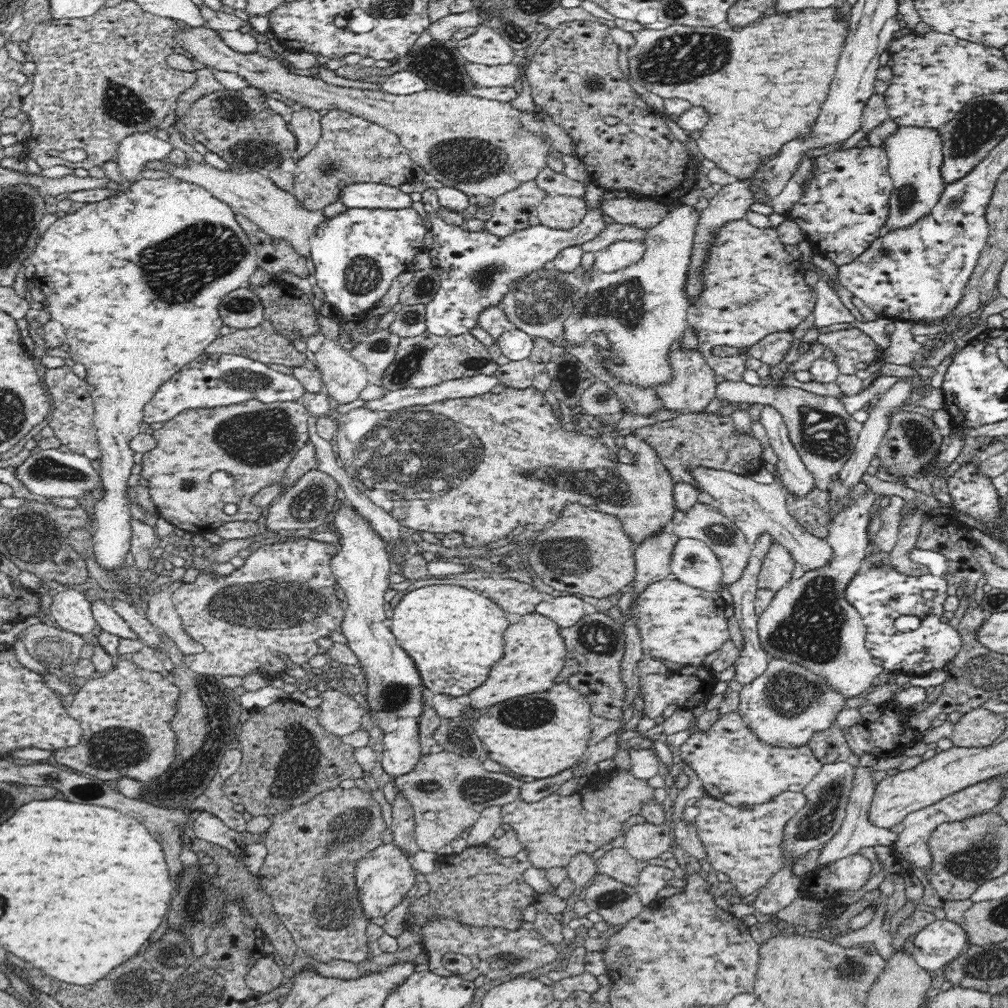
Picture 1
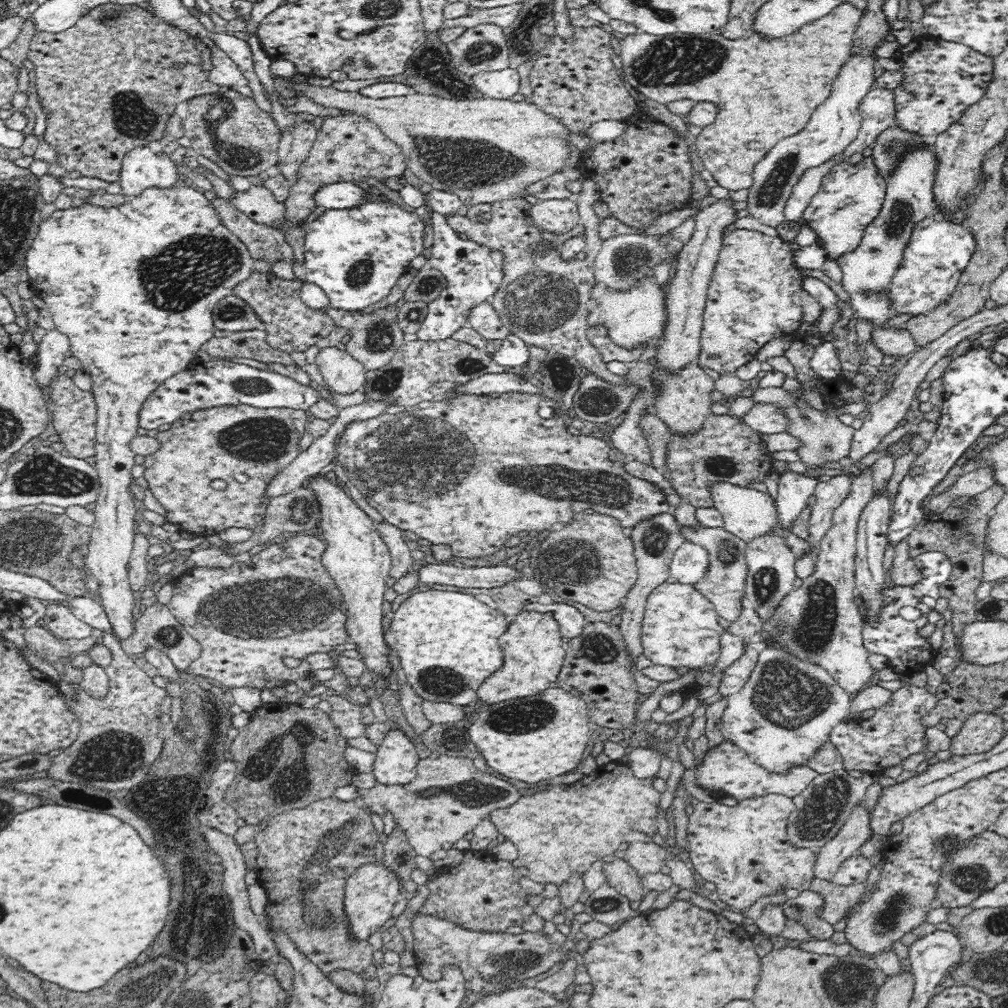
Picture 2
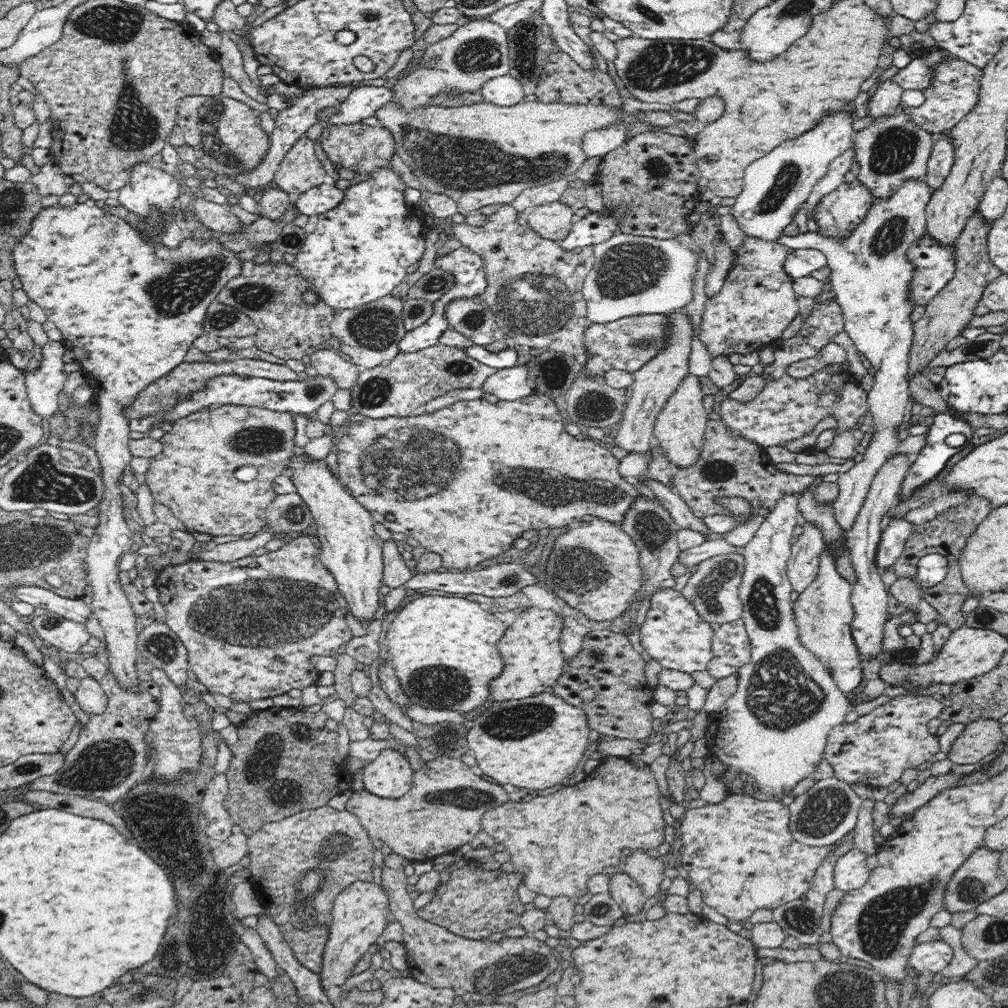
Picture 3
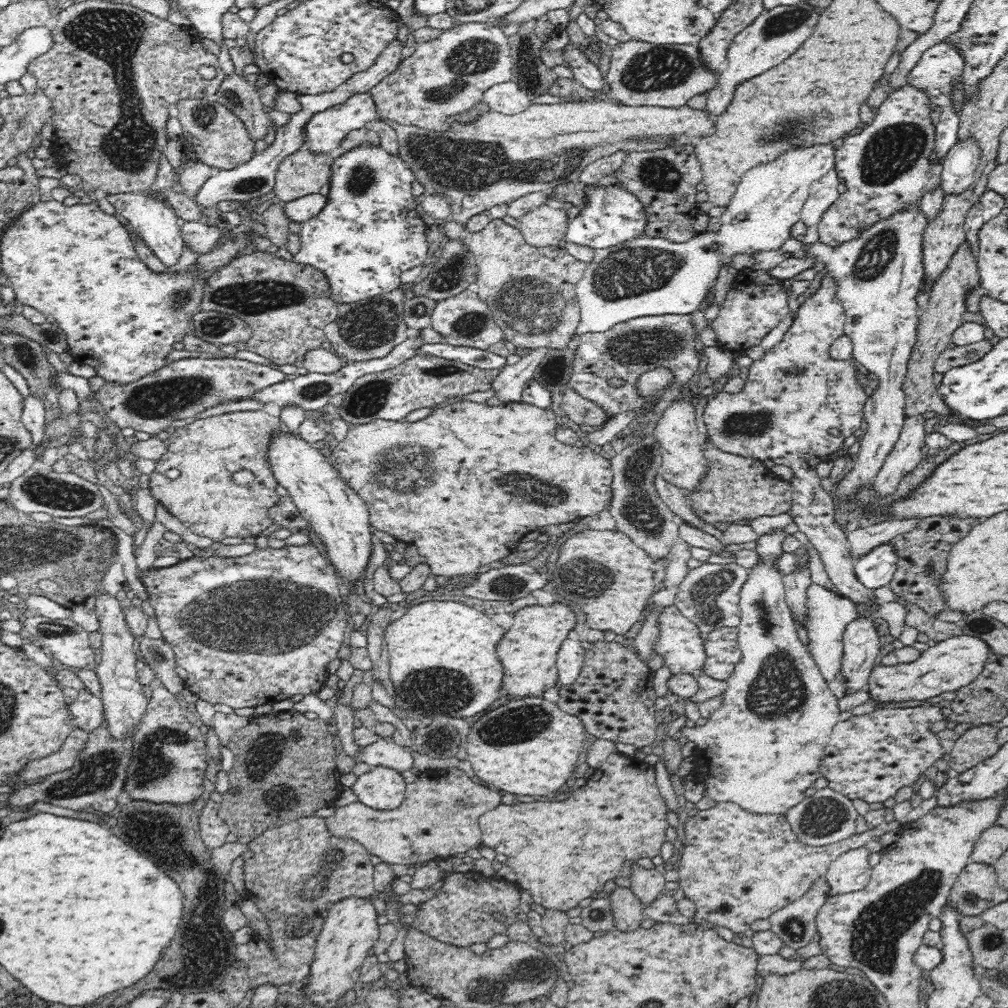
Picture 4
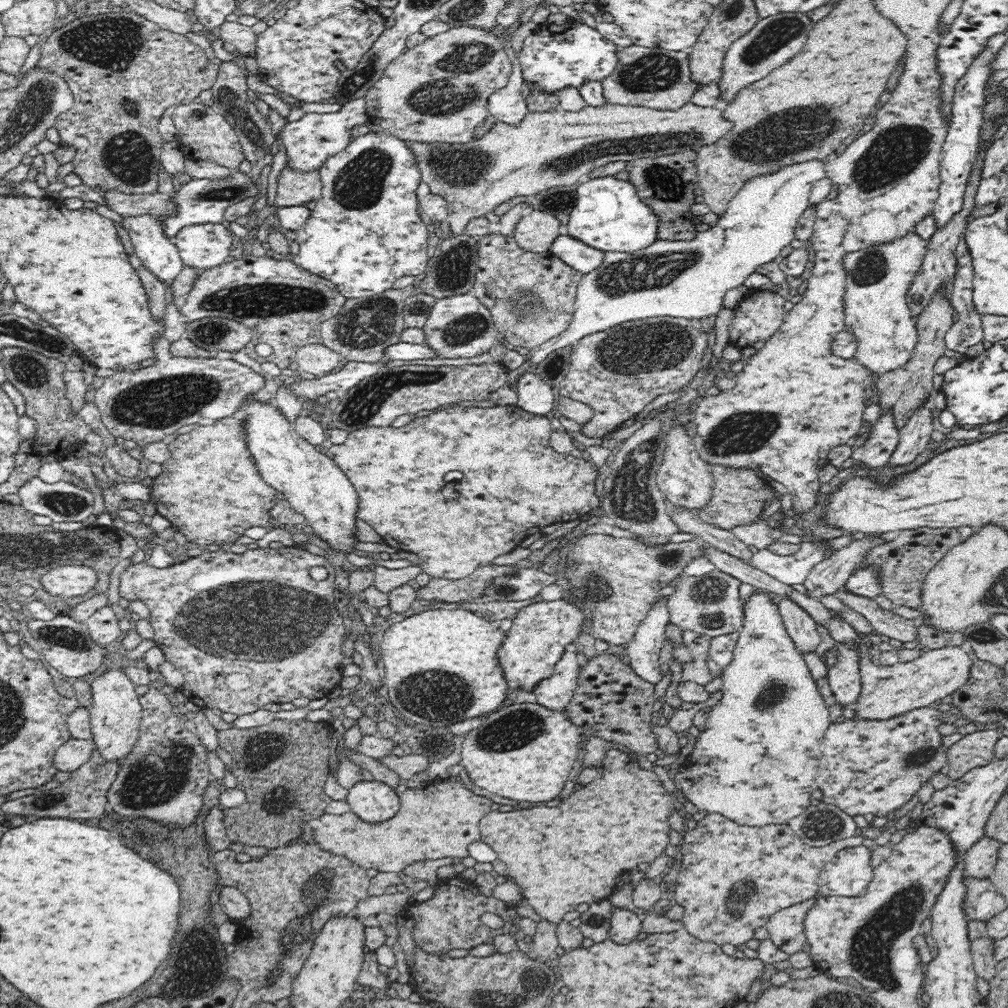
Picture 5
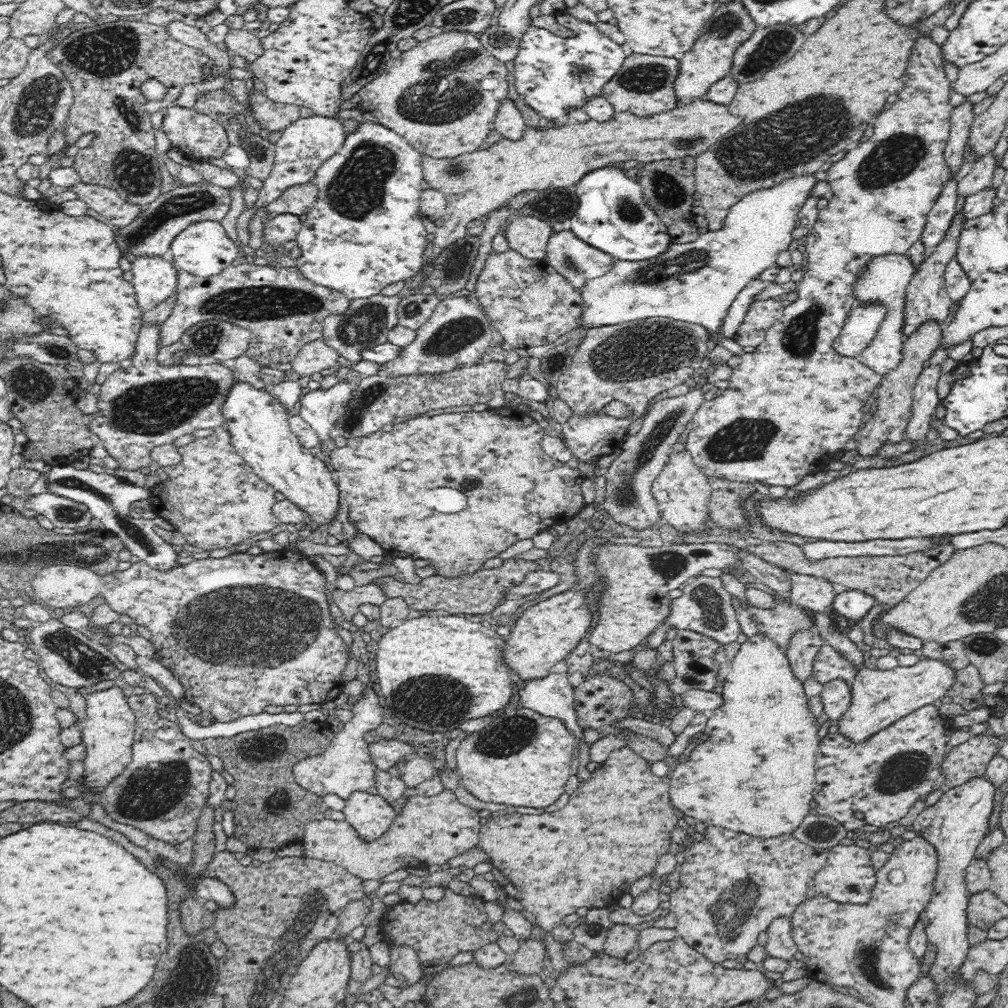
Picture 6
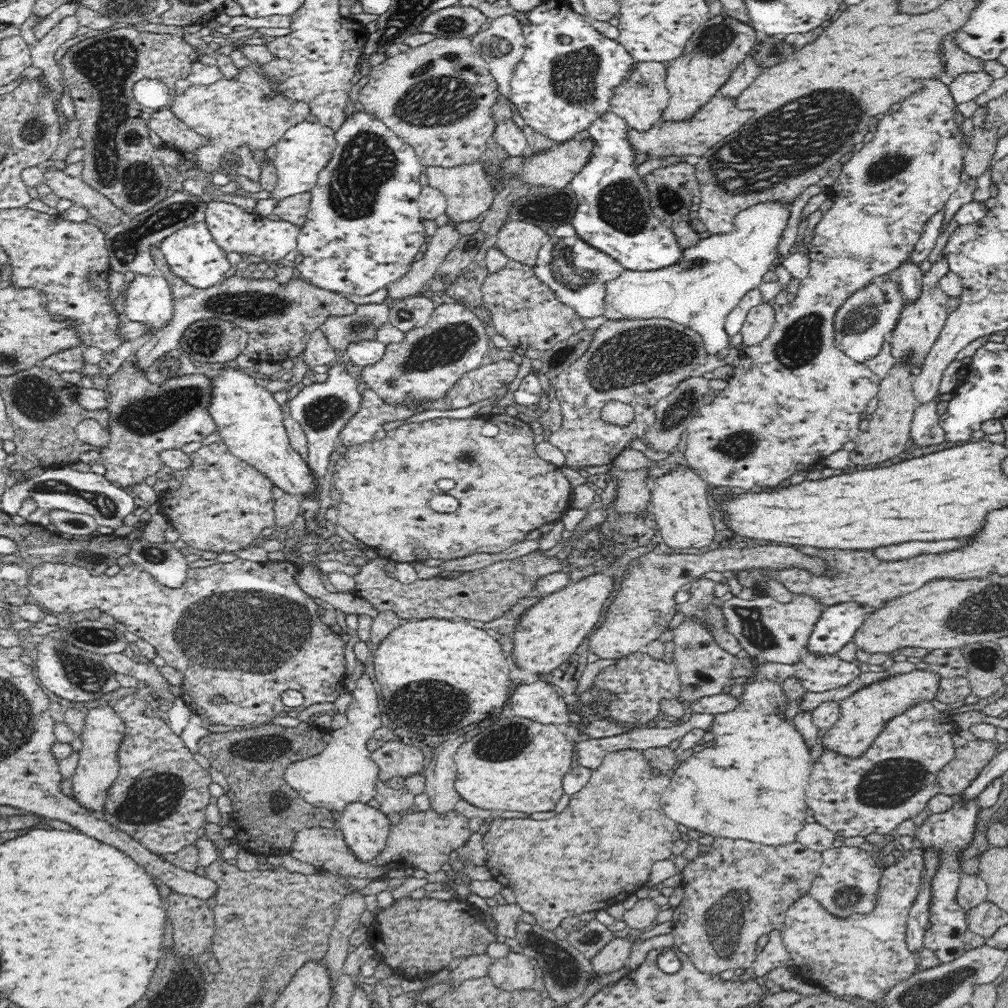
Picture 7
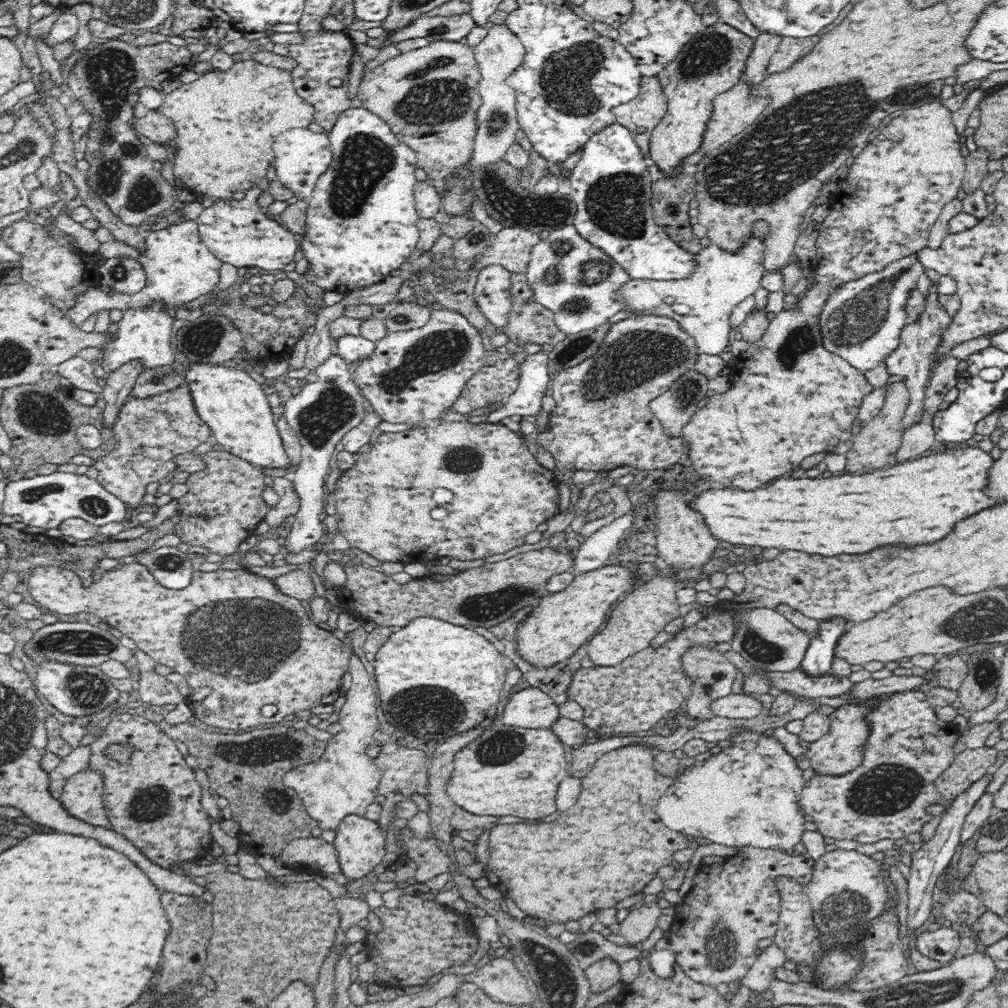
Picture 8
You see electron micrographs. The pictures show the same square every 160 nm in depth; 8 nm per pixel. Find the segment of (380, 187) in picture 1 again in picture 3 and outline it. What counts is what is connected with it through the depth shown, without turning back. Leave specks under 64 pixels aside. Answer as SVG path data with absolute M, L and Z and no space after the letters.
M322 183L298 195L292 203L298 214L311 217L336 208L342 198L344 198L344 191L334 185Z

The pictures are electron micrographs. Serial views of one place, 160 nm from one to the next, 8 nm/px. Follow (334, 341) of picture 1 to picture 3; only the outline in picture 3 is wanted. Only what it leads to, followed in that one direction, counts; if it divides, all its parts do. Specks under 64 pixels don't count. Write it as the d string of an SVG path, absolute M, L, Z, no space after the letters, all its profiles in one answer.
M335 347L317 349L309 356L309 364L316 369L320 376L329 376L332 380L335 380L340 389L350 389L350 386L354 386L361 371L358 365L352 363L349 358L346 358Z

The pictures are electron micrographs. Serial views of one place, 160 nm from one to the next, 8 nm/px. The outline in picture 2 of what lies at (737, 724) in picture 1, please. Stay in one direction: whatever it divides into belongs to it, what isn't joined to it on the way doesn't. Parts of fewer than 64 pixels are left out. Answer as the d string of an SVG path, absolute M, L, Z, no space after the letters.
M724 740L720 746L709 750L704 761L695 770L696 781L707 791L717 796L732 796L736 800L746 800L764 795L784 795L791 799L798 796L816 778L816 771L808 765L792 767L786 774L768 772L748 759L744 751Z

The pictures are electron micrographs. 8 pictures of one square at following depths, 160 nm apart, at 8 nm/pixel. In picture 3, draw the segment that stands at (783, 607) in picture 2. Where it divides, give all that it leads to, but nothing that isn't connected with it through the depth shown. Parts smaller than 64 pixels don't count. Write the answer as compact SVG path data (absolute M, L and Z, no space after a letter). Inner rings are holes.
M924 180L922 181L906 181L899 188L898 191L895 192L890 198L880 199L878 202L875 202L868 211L868 214L864 216L864 220L860 221L860 224L857 228L850 234L850 236L845 237L844 239L834 239L832 237L822 236L819 233L814 232L806 232L806 234L798 234L798 236L782 236L778 241L782 246L788 248L791 251L797 251L802 249L814 249L824 253L826 257L826 266L830 268L829 279L832 283L832 290L835 294L835 299L837 303L841 306L843 312L844 326L843 330L847 332L848 336L852 339L854 346L856 346L856 350L859 354L863 354L868 362L870 362L872 369L876 370L873 375L873 388L867 392L867 402L868 402L868 411L872 414L872 428L870 433L870 443L866 447L866 452L862 457L862 461L853 468L848 470L848 472L844 472L844 474L840 474L836 485L839 488L838 497L833 501L833 512L835 519L838 521L838 524L843 528L844 531L850 530L852 528L854 520L856 520L857 515L860 513L862 506L864 505L865 499L867 498L869 492L869 486L871 482L876 477L878 470L887 462L887 459L892 456L895 452L896 448L900 446L902 437L904 436L904 426L902 422L902 418L904 418L904 412L906 412L906 404L909 399L909 382L907 380L908 370L909 370L909 352L913 343L913 322L910 318L912 314L912 310L916 304L912 302L911 299L911 280L914 276L915 266L911 263L910 260L907 259L908 249L912 248L913 244L926 235L926 207L928 206L930 197L932 196L932 189L928 189L928 183ZM825 549L820 556L818 577L793 602L793 615L799 632L799 641L831 672L832 680L844 692L859 689L864 675L858 647L852 641L850 626L854 618L851 594L853 586L836 571L834 555Z

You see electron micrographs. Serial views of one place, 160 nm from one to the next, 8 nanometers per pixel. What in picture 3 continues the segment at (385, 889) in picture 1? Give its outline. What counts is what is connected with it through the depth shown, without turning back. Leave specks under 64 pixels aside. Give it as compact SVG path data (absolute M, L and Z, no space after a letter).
M356 881L348 885L335 898L333 908L330 911L330 930L327 942L325 943L324 953L320 964L321 972L319 978L321 979L321 988L324 992L332 987L341 987L354 976L354 967L356 963L368 953L368 949L377 942L377 939L382 935L383 930L387 927L388 922L386 917L389 915L388 895L384 893L381 886L377 886L374 881Z

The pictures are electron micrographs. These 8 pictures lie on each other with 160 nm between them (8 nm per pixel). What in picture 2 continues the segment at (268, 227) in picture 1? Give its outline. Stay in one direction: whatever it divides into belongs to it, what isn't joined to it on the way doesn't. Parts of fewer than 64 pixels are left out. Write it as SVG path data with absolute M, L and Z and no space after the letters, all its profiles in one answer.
M259 180L253 182L248 192L237 192L234 199L230 199L229 202L256 223L268 227L280 227L280 231L286 230L282 221L284 220L284 203L276 202L272 192L266 189Z

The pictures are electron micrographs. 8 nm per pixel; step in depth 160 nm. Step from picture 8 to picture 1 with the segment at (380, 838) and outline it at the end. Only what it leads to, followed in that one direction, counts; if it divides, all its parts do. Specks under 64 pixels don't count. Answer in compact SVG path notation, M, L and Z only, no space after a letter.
M341 504L332 522L334 532L338 533L338 545L329 566L338 586L344 589L348 602L340 631L358 657L367 680L369 713L384 733L383 751L378 760L383 772L390 778L407 775L414 770L422 755L418 719L422 715L422 692L425 688L416 665L410 655L398 646L386 618L384 592L390 586L391 557L384 540L349 504Z

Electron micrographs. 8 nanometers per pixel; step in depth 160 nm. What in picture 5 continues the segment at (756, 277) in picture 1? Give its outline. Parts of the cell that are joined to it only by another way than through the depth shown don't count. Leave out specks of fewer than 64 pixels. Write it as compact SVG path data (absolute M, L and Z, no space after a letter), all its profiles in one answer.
M748 292L739 305L733 309L734 318L729 326L729 344L739 349L744 349L747 346L752 346L758 340L766 341L783 323L784 316L787 313L784 310L786 299L788 298L782 297L777 292Z

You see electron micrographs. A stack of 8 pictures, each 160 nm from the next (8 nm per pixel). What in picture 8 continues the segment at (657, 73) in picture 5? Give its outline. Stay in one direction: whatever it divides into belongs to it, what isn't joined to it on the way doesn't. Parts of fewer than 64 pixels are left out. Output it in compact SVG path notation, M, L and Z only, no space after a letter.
M642 77L640 96L613 109L617 123L632 133L646 157L652 131L666 114L666 100L665 92L656 77Z

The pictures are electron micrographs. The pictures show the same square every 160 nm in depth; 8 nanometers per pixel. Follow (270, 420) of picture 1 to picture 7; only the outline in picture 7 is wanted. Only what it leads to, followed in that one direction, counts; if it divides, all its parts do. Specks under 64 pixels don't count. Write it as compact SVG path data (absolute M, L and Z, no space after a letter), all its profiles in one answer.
M222 441L214 442L210 446L202 446L200 450L189 456L192 465L188 469L171 472L174 479L181 482L180 490L166 490L158 501L161 513L169 518L171 525L179 532L180 540L186 541L187 545L198 550L210 550L218 554L236 553L252 546L260 538L260 531L263 528L277 526L273 510L276 501L271 492L274 484L262 472L233 456Z

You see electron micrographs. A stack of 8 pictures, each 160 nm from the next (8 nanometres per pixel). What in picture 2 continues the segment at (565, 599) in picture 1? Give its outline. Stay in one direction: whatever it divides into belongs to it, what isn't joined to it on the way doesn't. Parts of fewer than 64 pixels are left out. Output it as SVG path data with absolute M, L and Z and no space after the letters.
M536 601L525 604L523 610L528 612L536 611L544 614L551 613L558 621L560 632L565 642L580 635L587 624L584 616L576 608L565 603L544 605Z

